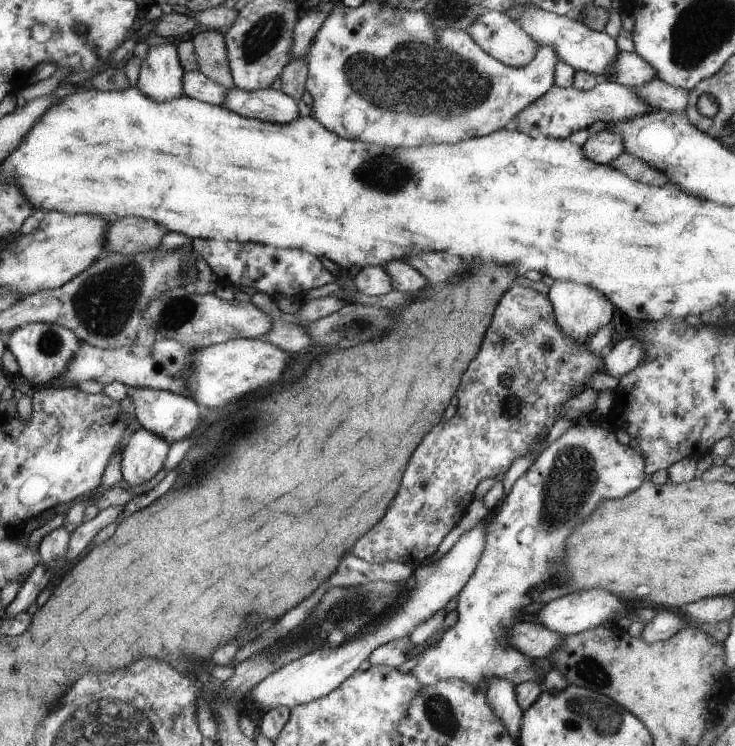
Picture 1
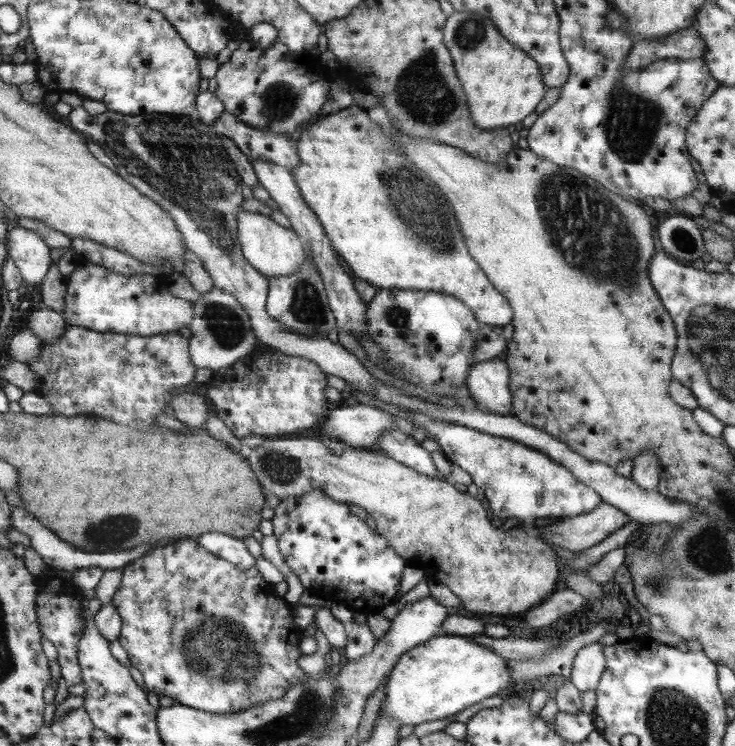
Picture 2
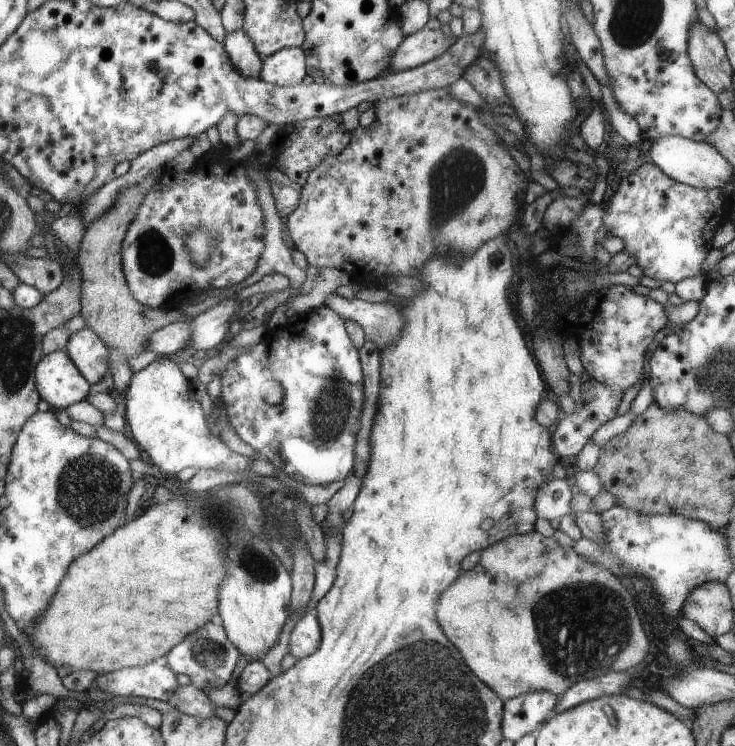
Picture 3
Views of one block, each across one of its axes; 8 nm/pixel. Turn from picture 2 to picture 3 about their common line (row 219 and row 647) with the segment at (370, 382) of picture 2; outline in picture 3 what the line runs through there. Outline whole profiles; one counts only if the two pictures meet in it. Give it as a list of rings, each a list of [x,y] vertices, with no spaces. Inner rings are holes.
[[[210,620],[202,628],[185,636],[175,647],[172,647],[160,661],[183,682],[201,689],[208,685],[219,689],[225,684],[232,684],[231,674],[237,666],[240,653],[227,638],[222,626],[214,626]]]

